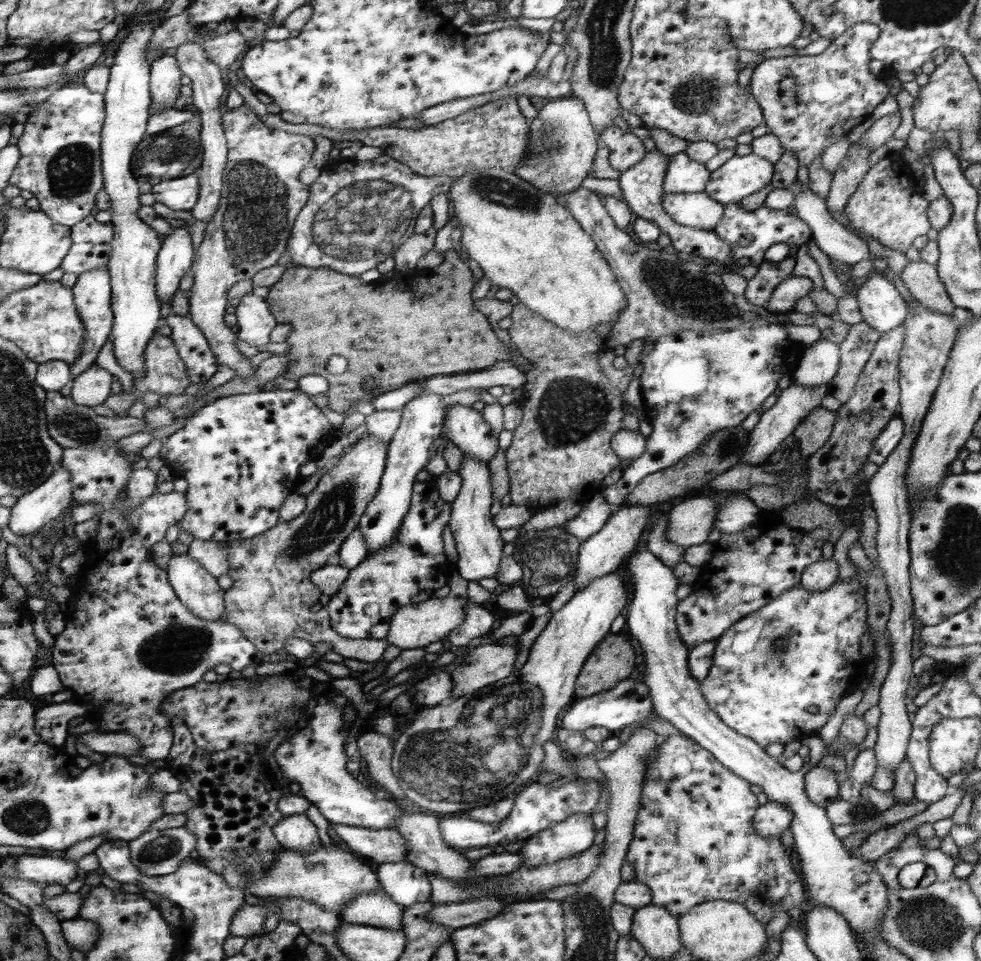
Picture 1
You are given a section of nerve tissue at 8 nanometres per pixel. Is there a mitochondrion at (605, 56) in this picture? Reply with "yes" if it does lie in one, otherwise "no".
yes

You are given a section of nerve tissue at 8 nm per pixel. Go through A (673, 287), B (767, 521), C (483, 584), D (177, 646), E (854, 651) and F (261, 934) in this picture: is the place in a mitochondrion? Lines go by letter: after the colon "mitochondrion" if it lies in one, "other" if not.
A: mitochondrion
B: other
C: other
D: mitochondrion
E: other
F: other

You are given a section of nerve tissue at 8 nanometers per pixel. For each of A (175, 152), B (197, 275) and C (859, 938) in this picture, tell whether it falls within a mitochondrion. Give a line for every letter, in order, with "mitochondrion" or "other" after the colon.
A: mitochondrion
B: other
C: other

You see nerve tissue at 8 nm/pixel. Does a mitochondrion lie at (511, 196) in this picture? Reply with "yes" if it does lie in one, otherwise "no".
yes

